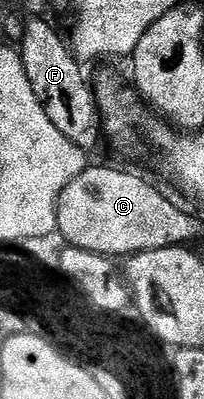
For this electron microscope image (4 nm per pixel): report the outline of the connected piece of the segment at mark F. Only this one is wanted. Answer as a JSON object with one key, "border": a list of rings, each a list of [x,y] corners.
{"border":[[[28,17],[23,24],[18,50],[32,90],[55,127],[78,149],[93,152],[99,139],[102,139],[98,103],[91,82],[86,82],[79,58],[74,56],[65,38],[61,38],[48,22],[38,17]]]}

